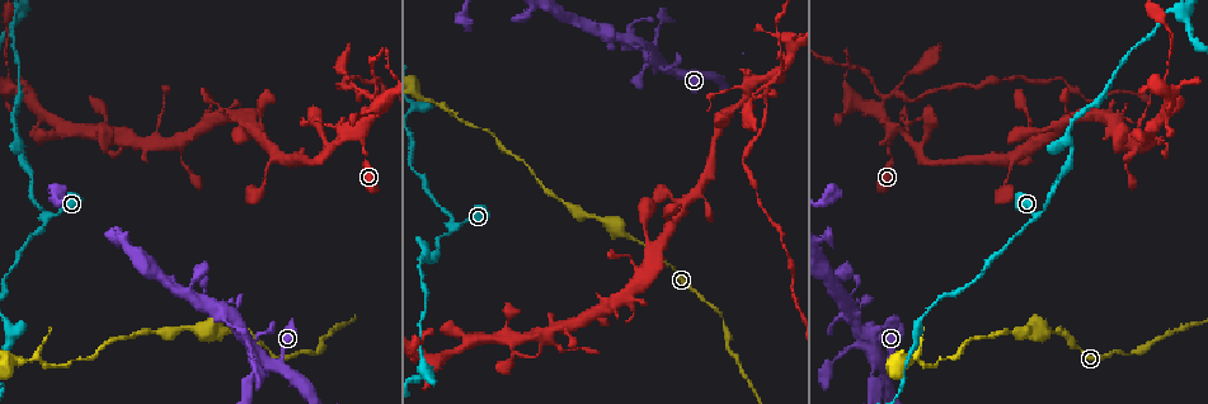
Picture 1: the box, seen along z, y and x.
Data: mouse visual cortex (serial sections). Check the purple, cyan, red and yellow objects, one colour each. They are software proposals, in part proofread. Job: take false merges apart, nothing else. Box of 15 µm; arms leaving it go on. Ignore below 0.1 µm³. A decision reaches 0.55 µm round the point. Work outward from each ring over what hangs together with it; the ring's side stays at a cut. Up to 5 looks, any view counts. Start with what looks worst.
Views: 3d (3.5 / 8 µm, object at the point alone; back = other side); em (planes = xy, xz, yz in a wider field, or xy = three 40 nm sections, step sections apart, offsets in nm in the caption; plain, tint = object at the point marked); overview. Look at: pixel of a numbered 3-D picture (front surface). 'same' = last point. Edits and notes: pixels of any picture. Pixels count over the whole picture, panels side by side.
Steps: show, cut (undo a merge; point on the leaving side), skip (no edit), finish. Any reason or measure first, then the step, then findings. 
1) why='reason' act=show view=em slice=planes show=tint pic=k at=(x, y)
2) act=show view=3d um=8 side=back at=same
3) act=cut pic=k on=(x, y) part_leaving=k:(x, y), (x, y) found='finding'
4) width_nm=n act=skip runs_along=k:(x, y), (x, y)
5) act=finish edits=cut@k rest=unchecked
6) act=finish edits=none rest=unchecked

why='sharp bend' act=show view=3d um=3.5 pic=1 at=(453, 225)

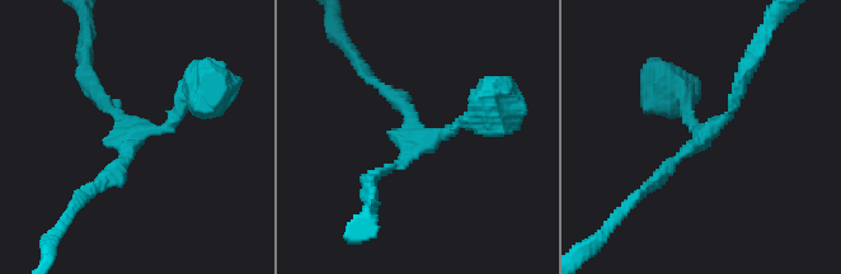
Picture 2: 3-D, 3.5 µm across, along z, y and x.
act=show view=em slice=xy step=1 show=tint pic=2 at=(703, 138)

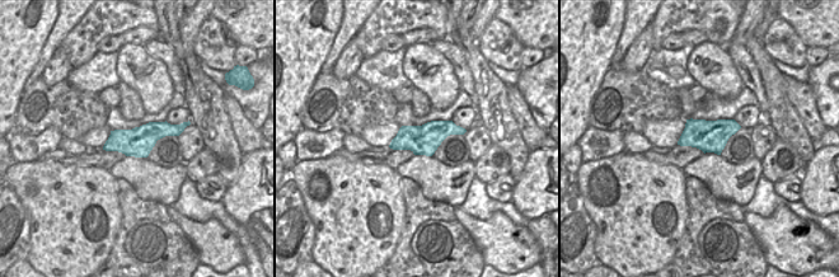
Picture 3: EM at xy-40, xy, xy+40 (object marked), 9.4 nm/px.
act=skip found='continuous, no second cell'

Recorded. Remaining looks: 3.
why='four or more arms meet' act=show view=3d um=8 pic=1 at=(783, 70)

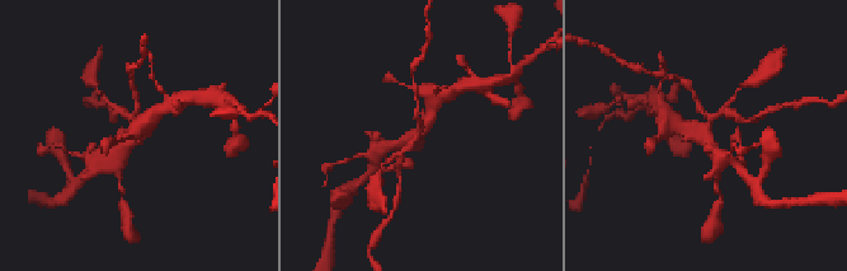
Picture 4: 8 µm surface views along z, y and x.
act=show view=em slice=xy step=3 show=tint pic=4 at=(707, 135)

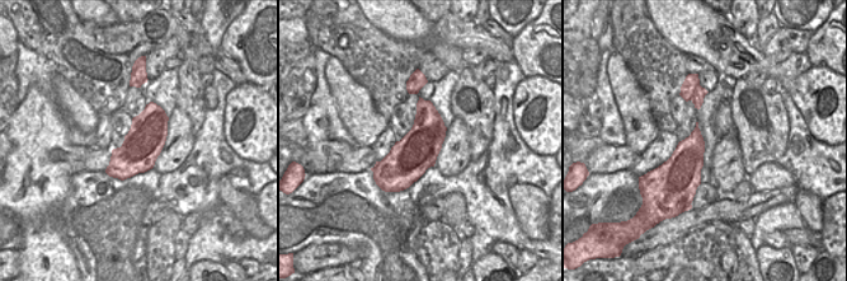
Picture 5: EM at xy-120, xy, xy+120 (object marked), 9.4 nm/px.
act=cut pic=4 on=(137, 104) border=5:(699, 84), (691, 99) found='two cells meet here'

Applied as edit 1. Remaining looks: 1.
act=finish edits=cut@4 rest=unchecked

